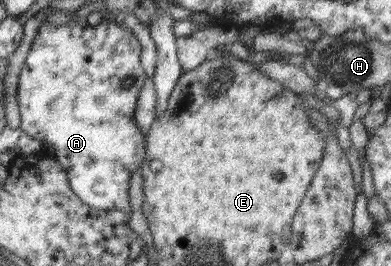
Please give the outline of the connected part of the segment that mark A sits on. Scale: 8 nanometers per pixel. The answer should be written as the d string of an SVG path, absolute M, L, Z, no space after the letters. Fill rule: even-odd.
M104 18L98 25L89 25L88 27L78 25L74 20L68 24L61 24L60 26L54 26L47 22L47 20L44 20L36 38L32 41L25 64L22 66L22 70L20 70L16 97L21 120L19 129L30 136L30 138L42 142L42 145L46 143L54 146L55 159L59 163L62 163L62 166L65 168L69 178L70 188L72 188L72 192L80 198L80 201L90 205L92 208L102 210L118 209L129 215L131 214L129 202L130 177L133 172L136 172L136 170L142 166L145 160L147 145L147 142L144 141L142 131L138 129L138 125L134 123L132 118L132 116L134 116L138 94L140 94L140 88L142 88L144 80L148 77L142 67L140 54L142 54L142 45L139 43L139 40L127 28L120 26L110 18ZM124 78L134 78L134 83L127 88L122 87L121 84Z

